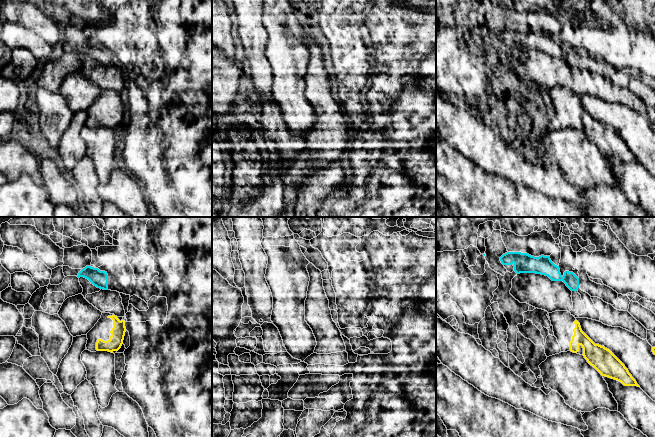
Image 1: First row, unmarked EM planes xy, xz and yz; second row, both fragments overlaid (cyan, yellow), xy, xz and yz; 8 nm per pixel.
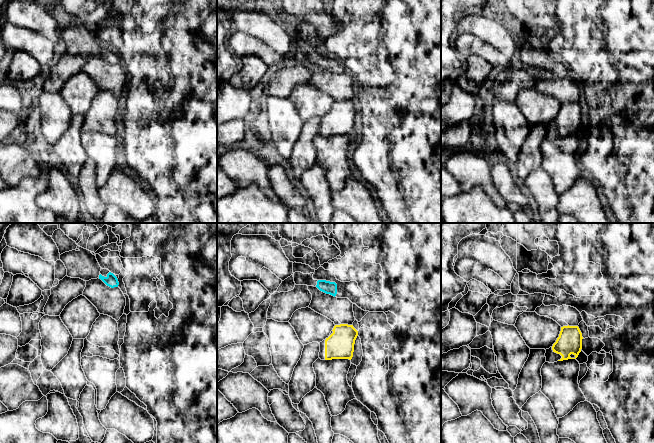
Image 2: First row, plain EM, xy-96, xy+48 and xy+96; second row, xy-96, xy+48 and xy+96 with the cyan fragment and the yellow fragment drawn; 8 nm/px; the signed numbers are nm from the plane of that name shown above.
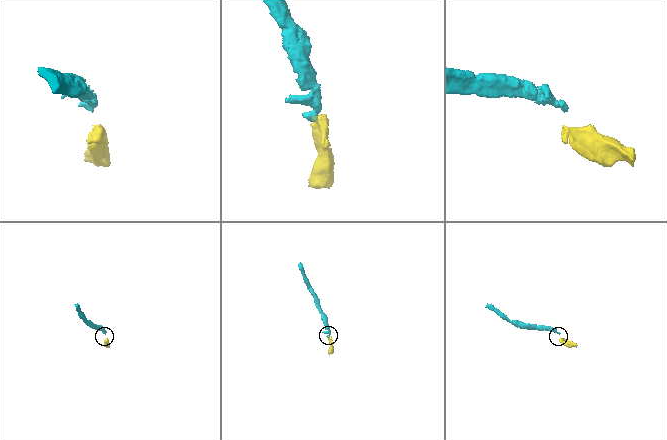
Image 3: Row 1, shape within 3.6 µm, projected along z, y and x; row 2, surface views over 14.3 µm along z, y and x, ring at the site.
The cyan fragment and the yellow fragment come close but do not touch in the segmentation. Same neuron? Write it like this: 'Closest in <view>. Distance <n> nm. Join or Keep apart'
Closest in xy. Distance 220 nm. Keep apart

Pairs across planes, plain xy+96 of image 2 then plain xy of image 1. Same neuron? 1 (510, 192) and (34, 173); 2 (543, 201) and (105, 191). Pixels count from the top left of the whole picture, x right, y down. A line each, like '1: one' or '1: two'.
1: two
2: two

